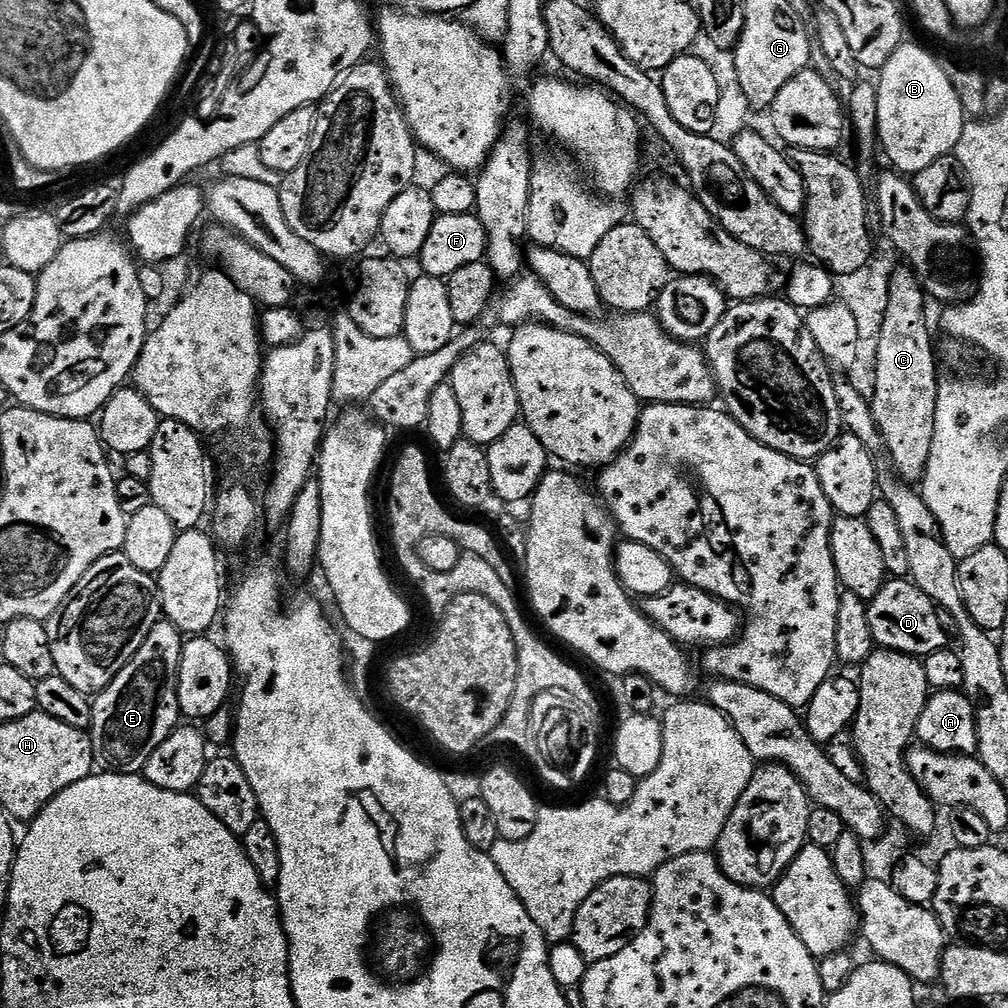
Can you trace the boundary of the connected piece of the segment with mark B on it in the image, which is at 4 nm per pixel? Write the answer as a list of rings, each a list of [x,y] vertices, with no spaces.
[[[905,42],[901,44],[899,50],[888,59],[886,66],[879,69],[878,76],[880,76],[880,80],[878,79],[878,83],[876,84],[876,93],[878,94],[878,144],[882,149],[882,156],[884,152],[885,158],[893,164],[889,165],[891,165],[897,173],[915,174],[926,170],[926,166],[930,166],[930,162],[938,162],[938,158],[953,155],[958,146],[958,138],[962,138],[962,130],[966,123],[966,117],[962,102],[958,98],[958,94],[954,90],[950,78],[946,78],[946,70],[944,69],[943,63],[941,63],[939,59],[936,61],[926,49],[919,48],[918,45],[911,44],[911,42]]]

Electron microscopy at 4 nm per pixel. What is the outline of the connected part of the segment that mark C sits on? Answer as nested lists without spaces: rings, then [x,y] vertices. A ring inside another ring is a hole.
[[[898,266],[889,280],[889,301],[882,323],[881,338],[877,350],[877,378],[870,405],[876,427],[885,442],[885,450],[892,459],[895,472],[905,482],[924,479],[926,462],[930,458],[930,442],[934,442],[934,410],[941,381],[936,380],[938,352],[932,348],[932,336],[928,333],[928,316],[924,313],[926,297],[924,288],[907,266]]]

